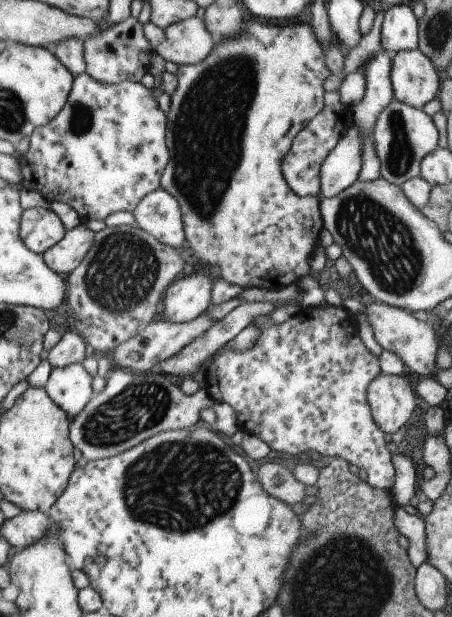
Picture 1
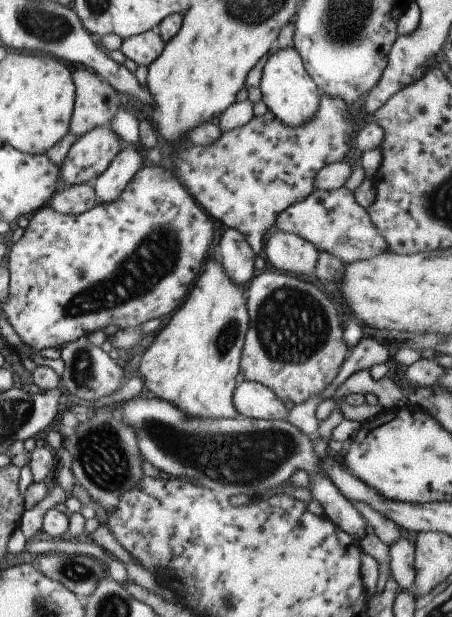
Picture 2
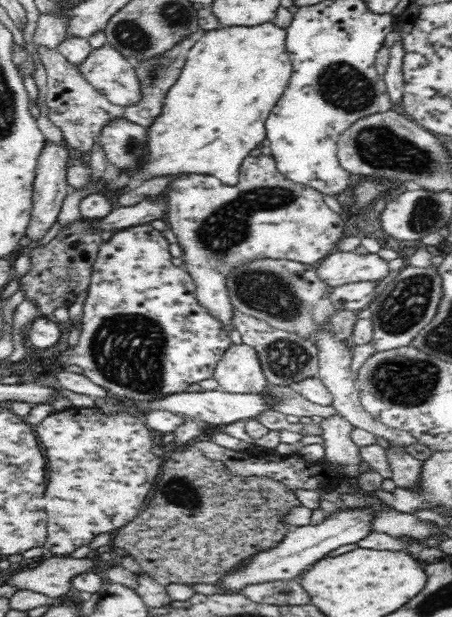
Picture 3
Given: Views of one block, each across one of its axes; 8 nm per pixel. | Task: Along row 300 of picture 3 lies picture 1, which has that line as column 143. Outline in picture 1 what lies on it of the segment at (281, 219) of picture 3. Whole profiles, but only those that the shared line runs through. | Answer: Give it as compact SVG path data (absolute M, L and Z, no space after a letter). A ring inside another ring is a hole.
M164 189L147 194L133 212L136 226L151 234L158 242L178 249L184 244L185 232L178 201Z

